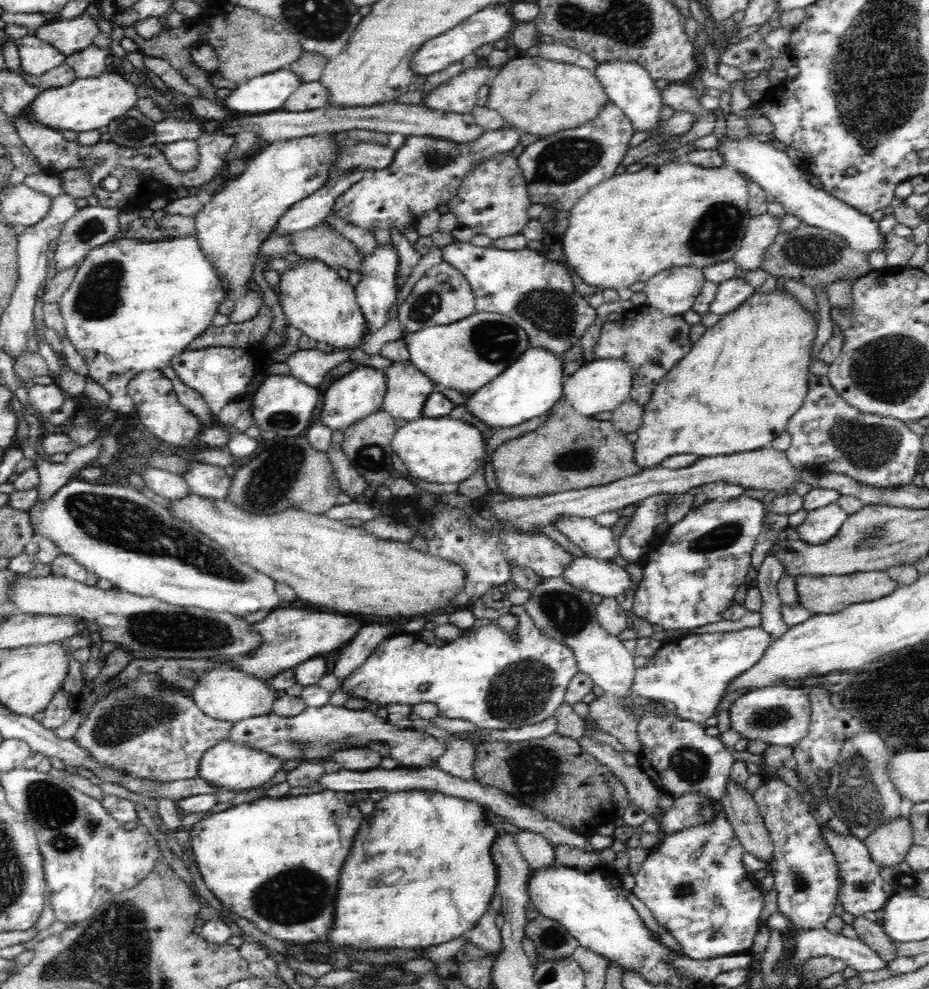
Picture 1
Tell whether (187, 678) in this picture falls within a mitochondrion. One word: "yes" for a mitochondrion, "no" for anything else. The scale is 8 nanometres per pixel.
yes

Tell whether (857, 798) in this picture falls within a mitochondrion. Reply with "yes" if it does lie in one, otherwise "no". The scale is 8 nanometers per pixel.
yes

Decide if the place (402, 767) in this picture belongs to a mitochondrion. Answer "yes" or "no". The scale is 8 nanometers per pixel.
no

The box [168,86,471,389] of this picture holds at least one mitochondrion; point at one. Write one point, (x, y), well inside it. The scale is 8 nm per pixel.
(435, 158)

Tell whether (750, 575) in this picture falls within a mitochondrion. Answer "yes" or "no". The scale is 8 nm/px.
no

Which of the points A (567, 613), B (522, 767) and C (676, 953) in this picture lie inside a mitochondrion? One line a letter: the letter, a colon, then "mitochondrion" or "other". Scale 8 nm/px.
A: mitochondrion
B: mitochondrion
C: other

